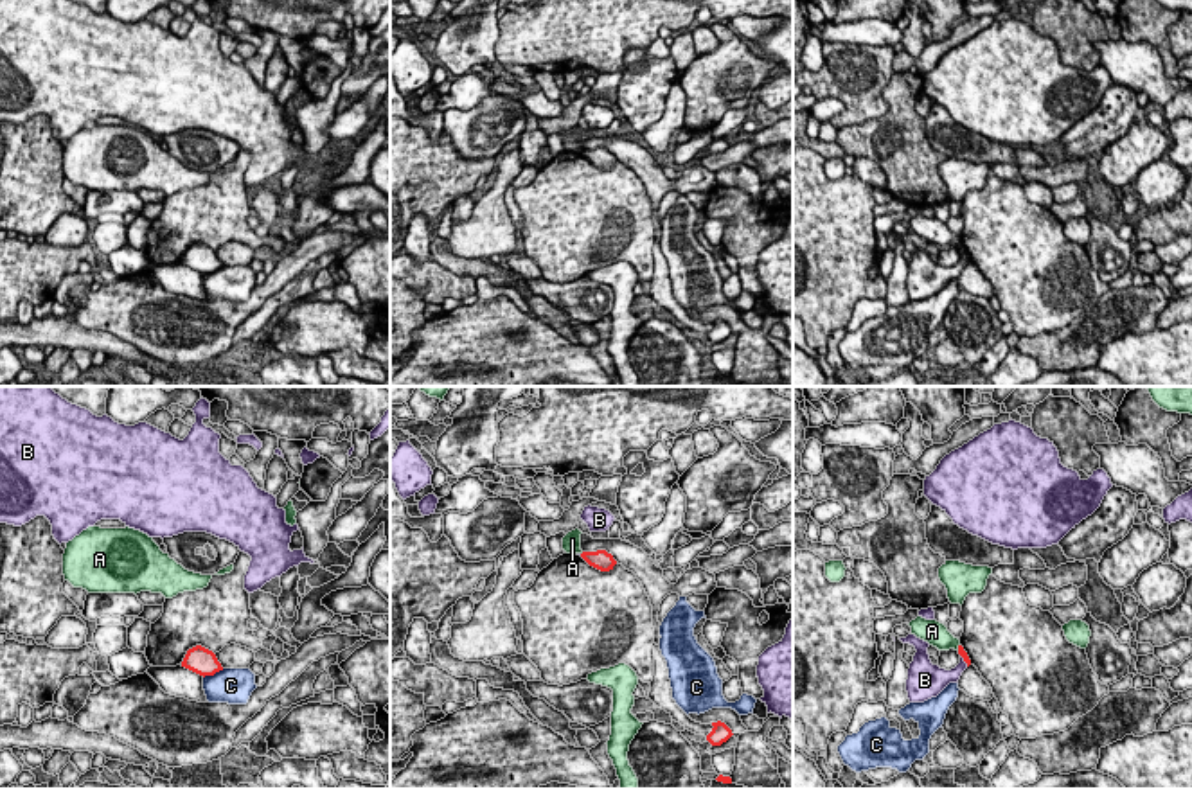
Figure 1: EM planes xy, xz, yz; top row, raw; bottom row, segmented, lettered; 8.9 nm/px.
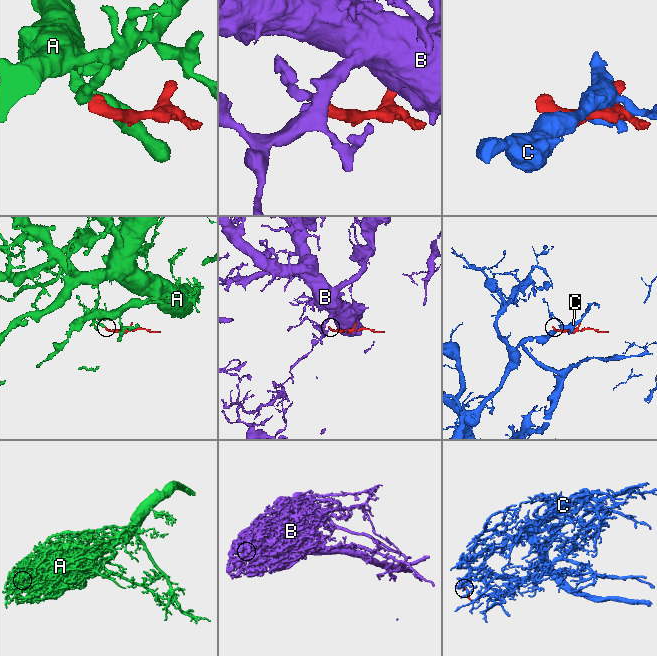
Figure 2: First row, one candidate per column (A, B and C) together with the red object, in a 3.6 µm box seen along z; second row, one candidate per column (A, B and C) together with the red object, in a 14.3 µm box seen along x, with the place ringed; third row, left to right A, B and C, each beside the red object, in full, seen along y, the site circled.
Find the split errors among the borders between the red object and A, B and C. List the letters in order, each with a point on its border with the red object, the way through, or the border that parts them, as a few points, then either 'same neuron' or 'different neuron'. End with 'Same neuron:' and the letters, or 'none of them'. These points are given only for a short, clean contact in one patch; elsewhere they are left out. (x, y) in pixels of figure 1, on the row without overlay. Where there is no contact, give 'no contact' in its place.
A: yz (959, 245) | different neuron
B: yz (964, 257) | along yz (960, 252), (968, 263) | different neuron
C: xy (213, 272) | different neuron
Same neuron: none of them

